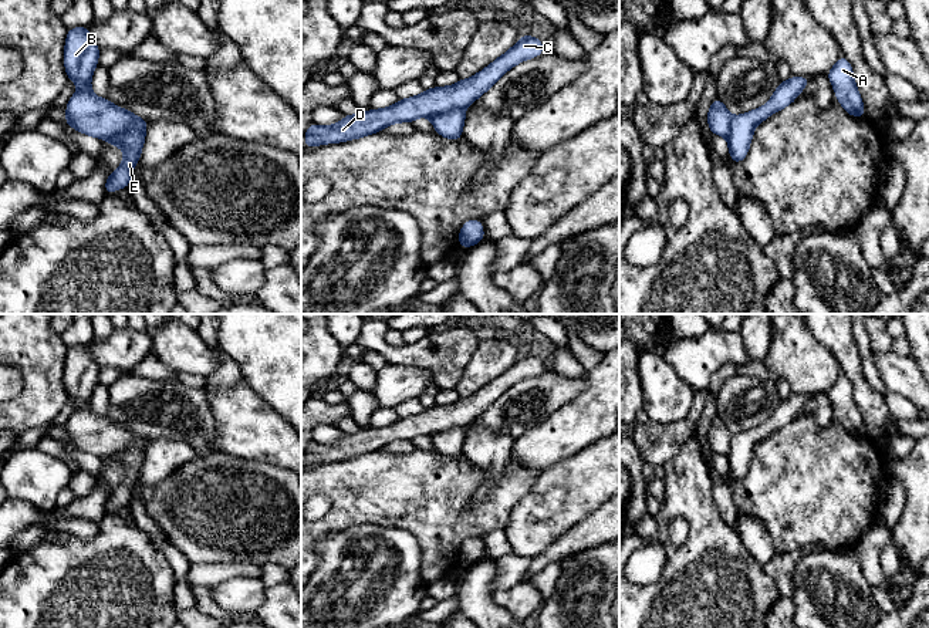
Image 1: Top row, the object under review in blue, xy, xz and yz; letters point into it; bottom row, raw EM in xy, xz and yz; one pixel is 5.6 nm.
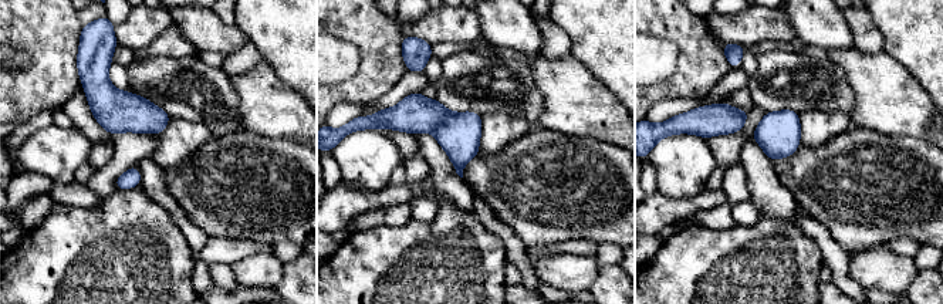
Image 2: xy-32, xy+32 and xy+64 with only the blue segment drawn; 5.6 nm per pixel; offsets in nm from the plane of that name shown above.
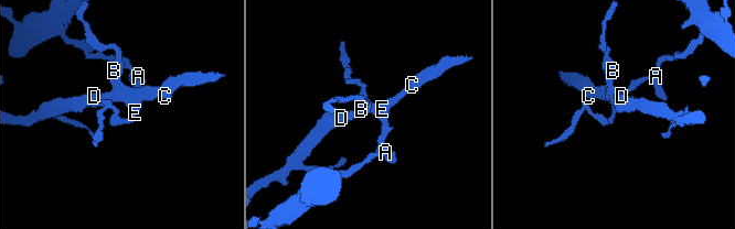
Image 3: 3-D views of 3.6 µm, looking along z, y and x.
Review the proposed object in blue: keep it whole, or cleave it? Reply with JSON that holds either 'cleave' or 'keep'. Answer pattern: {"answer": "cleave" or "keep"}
{"answer": "cleave"}

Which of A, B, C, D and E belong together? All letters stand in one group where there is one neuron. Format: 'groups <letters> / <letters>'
groups A E / B C D

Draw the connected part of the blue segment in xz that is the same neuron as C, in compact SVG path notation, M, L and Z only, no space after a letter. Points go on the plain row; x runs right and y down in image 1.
M523 351L521 357L506 372L500 374L476 394L459 398L452 405L425 408L420 413L399 418L392 425L384 428L344 433L344 438L335 443L322 445L313 440L305 450L304 463L314 466L322 462L358 458L379 450L396 440L412 440L420 435L430 436L455 426L467 426L491 406L506 389L543 371L543 359Z

